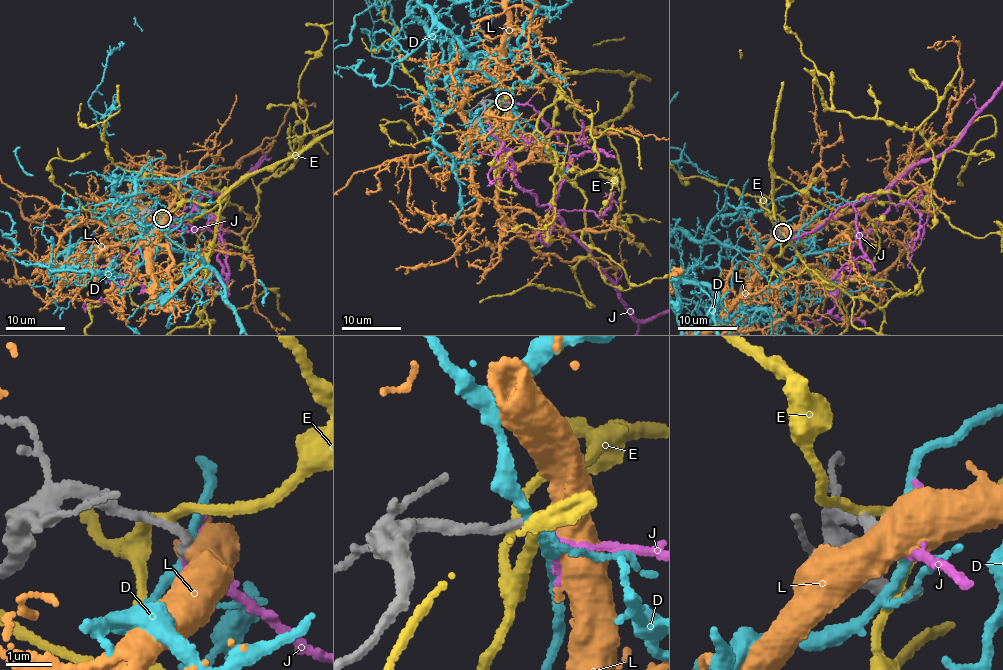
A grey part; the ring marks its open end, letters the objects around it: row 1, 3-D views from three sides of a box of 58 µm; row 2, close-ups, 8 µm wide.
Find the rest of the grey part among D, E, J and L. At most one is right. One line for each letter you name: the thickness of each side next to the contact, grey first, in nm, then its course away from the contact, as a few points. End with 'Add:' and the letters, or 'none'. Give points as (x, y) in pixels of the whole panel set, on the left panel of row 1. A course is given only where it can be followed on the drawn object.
J: 200 nm thick on the grey side, 140 nm on the other
Add: J

